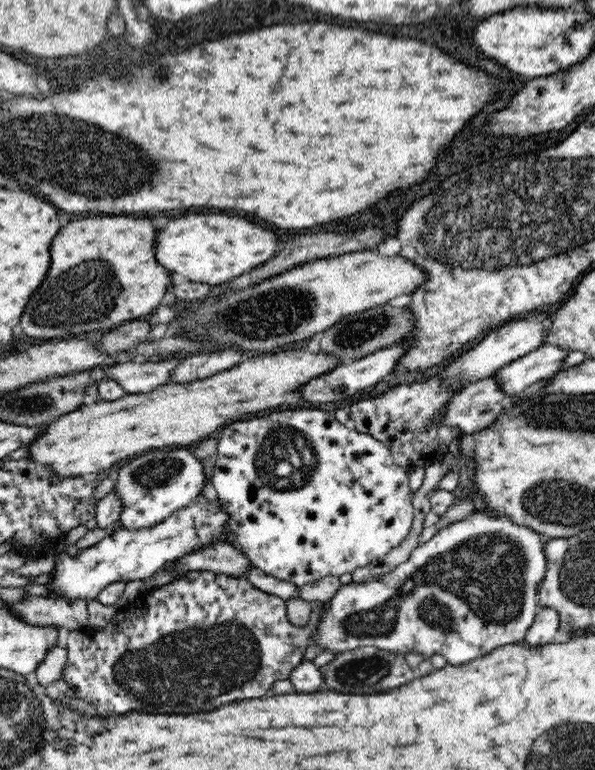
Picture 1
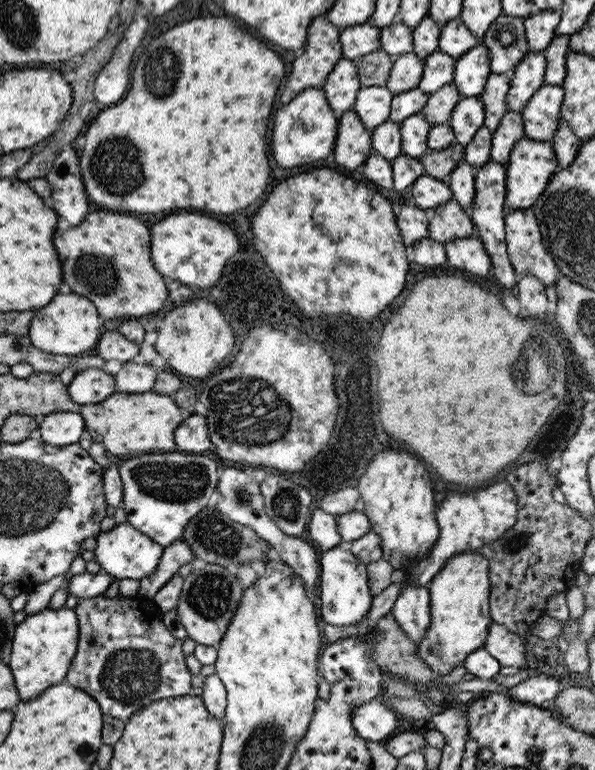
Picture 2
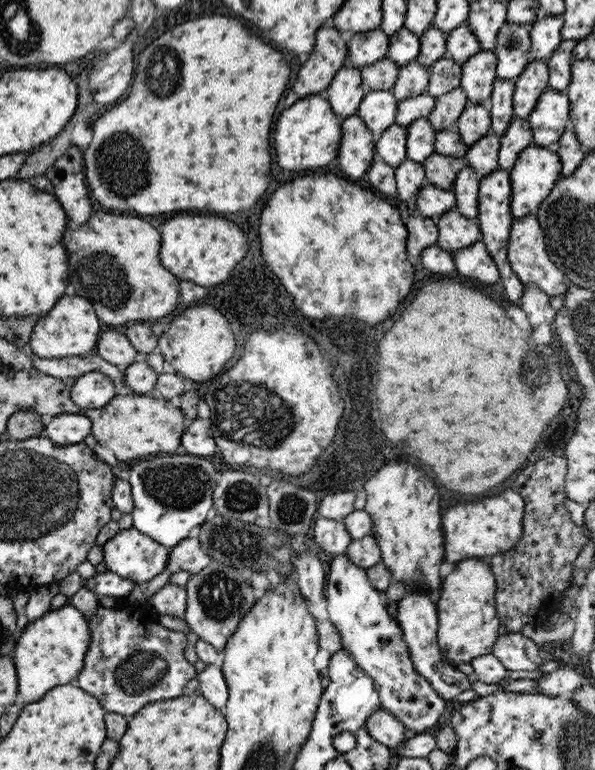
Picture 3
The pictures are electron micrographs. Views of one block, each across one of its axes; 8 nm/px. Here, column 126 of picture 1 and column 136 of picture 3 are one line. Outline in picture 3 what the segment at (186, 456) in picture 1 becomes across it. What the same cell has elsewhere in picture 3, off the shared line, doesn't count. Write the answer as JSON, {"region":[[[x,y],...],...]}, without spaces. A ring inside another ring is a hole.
{"region":[[[160,454],[152,460],[140,459],[131,467],[130,478],[126,478],[132,488],[133,527],[158,544],[176,546],[207,522],[206,515],[214,506],[212,491],[219,478],[211,458]]]}

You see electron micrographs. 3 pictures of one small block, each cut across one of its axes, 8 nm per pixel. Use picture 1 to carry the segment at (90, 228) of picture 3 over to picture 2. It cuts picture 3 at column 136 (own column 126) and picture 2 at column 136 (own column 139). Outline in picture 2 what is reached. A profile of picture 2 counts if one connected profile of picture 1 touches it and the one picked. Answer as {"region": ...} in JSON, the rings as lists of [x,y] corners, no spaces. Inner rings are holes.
{"region":[[[94,212],[80,226],[56,232],[54,244],[62,262],[64,280],[72,292],[89,298],[99,316],[126,321],[156,314],[168,304],[168,285],[150,258],[150,238],[150,228],[142,220]]]}

